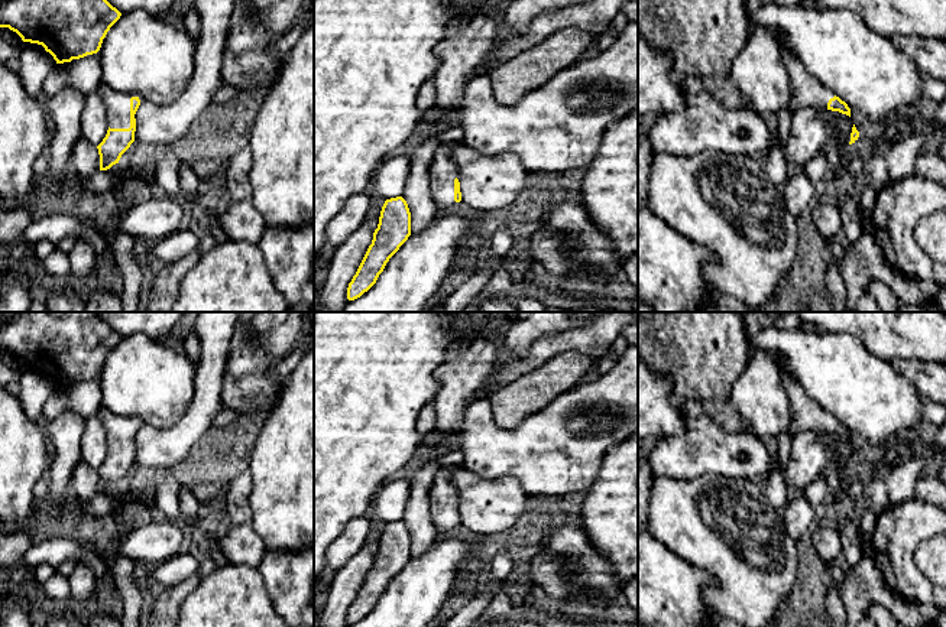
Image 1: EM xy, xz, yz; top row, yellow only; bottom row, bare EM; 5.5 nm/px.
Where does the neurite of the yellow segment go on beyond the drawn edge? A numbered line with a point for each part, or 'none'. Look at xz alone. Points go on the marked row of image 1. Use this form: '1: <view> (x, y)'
1: xz (443, 171)

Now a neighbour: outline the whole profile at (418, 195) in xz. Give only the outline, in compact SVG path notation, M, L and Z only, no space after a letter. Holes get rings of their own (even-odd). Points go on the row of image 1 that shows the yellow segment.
M438 134L428 137L409 156L411 168L402 198L411 212L411 234L421 233L437 215L438 207L430 188L428 168L441 143Z

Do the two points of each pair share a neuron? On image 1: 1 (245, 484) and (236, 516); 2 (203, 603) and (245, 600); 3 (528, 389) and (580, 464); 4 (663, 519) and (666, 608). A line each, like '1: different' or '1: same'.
1: same
2: same
3: different
4: different

